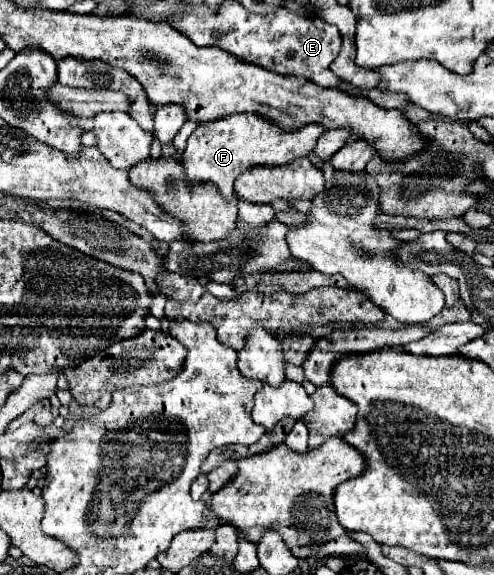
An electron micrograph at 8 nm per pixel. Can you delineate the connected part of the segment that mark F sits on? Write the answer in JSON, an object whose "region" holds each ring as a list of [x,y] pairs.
{"region":[[[230,114],[202,122],[188,138],[188,146],[182,154],[182,164],[190,182],[214,182],[218,190],[230,198],[234,194],[234,180],[250,166],[284,166],[298,156],[306,156],[314,150],[322,136],[322,124],[306,124],[296,132],[284,132],[278,124],[260,114]]]}

